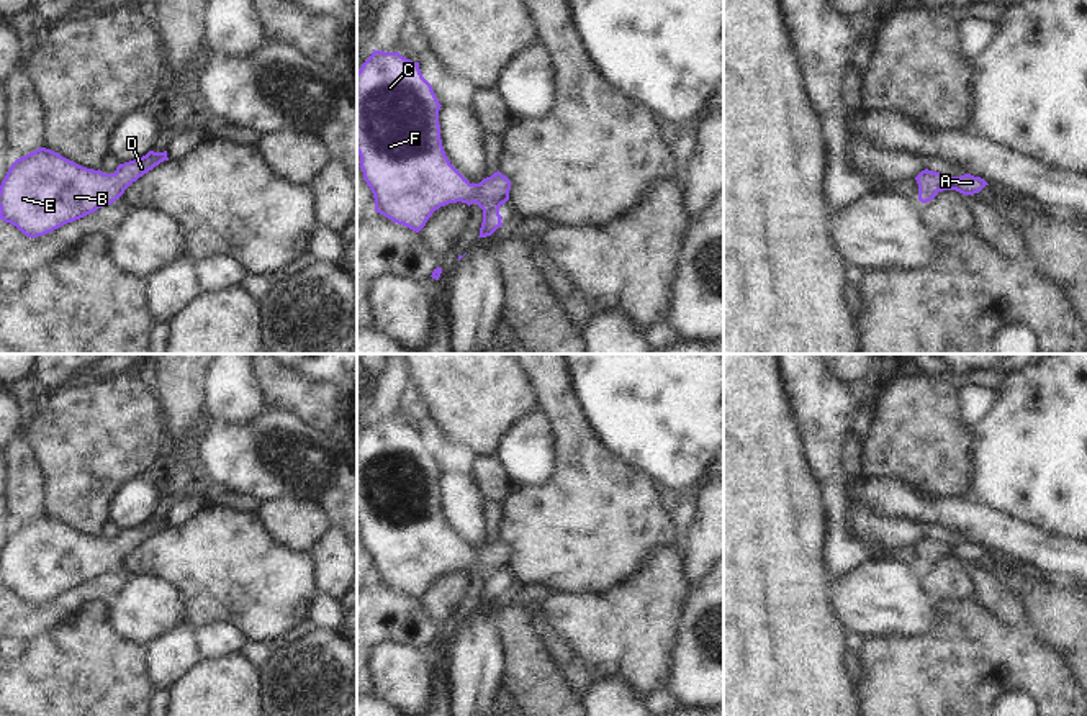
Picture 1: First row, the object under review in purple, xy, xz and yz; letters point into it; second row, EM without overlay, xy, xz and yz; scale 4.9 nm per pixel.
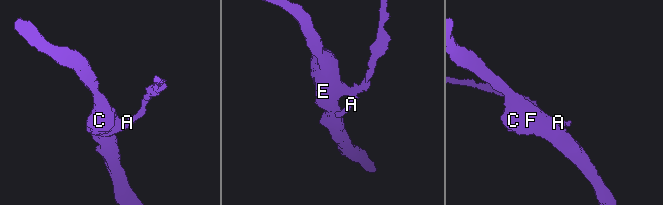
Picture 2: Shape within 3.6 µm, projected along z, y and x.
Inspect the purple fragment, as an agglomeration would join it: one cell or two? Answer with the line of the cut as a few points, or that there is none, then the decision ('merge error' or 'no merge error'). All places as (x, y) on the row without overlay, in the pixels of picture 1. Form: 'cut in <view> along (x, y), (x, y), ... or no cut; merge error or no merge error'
no cut; no merge error

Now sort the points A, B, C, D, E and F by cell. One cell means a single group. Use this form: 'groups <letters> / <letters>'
groups A B C D E F

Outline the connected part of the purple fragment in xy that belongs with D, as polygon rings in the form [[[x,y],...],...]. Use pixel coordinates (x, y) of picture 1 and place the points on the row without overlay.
[[[39,514],[8,536],[0,552],[0,587],[16,593],[25,603],[38,605],[80,587],[98,575],[116,569],[139,544],[160,529],[169,528],[167,518],[149,518],[146,523],[120,531],[113,541],[87,536],[46,514]]]

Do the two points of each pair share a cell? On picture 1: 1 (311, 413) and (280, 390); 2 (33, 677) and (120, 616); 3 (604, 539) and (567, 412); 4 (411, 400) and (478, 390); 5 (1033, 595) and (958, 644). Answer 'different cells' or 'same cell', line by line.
1: same cell
2: different cells
3: same cell
4: different cells
5: different cells

